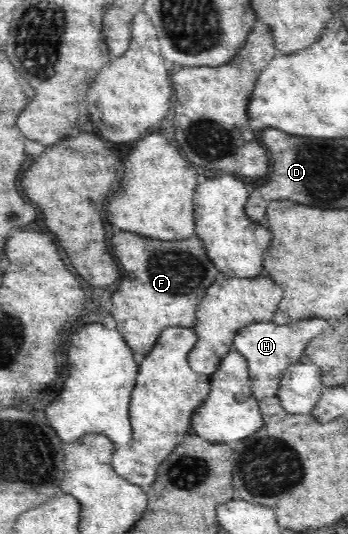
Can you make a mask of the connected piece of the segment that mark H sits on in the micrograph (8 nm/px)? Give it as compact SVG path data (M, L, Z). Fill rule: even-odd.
M325 318L296 321L289 325L257 322L240 329L234 337L233 350L238 351L248 361L253 395L259 401L276 396L284 370L305 360L304 350L307 349L308 342L329 329L329 321Z

